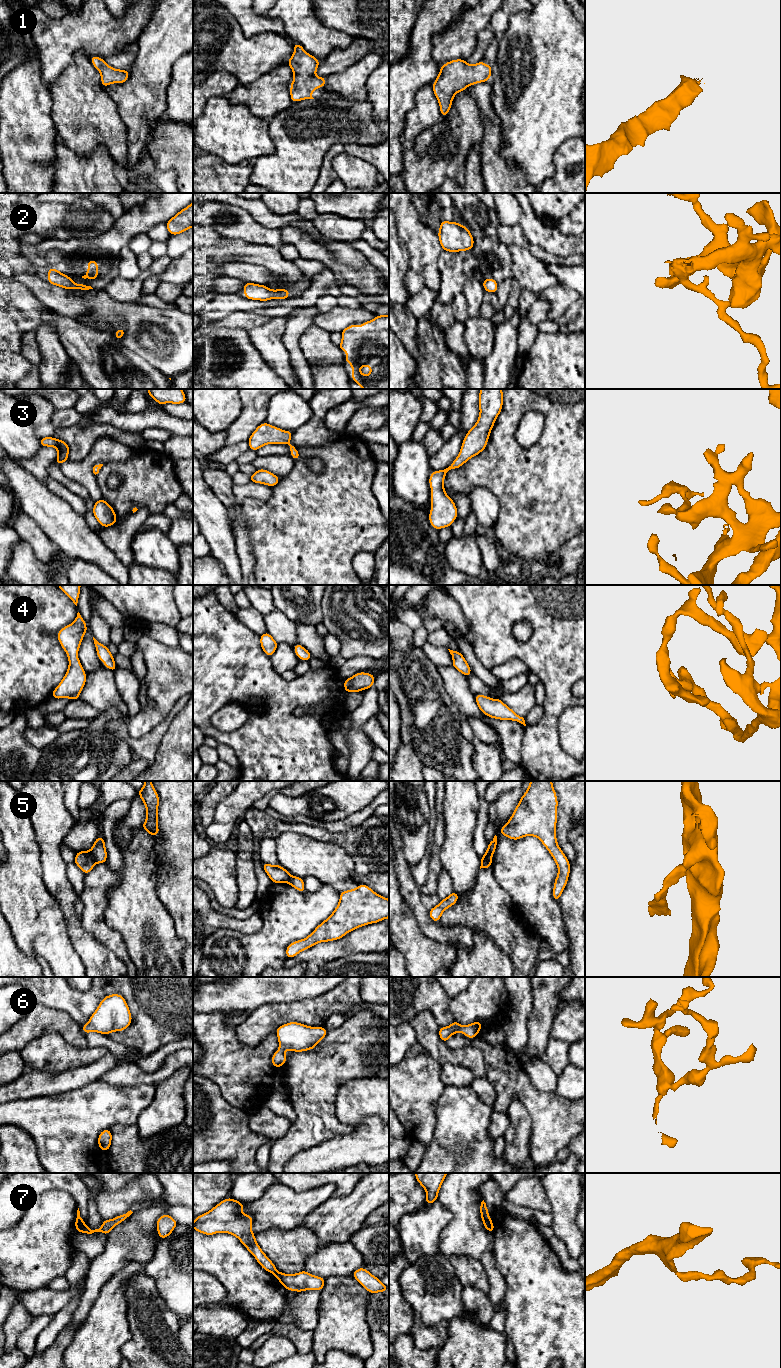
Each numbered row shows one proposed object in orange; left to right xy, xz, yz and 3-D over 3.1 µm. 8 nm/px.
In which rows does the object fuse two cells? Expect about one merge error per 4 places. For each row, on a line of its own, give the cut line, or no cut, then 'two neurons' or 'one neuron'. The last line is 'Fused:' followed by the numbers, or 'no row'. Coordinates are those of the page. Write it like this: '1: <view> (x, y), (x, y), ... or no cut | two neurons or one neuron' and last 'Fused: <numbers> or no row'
1: no cut | one neuron
2: no cut | one neuron
3: no cut | one neuron
4: no cut | one neuron
5: xy (89, 851), (96, 862) | two neurons
6: no cut | one neuron
7: xy (83, 1222), (78, 1231) | two neurons
Fused: 5, 7

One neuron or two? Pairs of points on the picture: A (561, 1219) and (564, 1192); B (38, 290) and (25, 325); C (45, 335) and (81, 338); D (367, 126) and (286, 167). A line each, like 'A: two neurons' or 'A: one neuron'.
A: one neuron
B: two neurons
C: two neurons
D: one neuron

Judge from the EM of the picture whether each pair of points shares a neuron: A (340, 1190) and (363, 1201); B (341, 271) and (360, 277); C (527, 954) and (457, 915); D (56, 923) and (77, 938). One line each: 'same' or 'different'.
A: different
B: same
C: same
D: different

